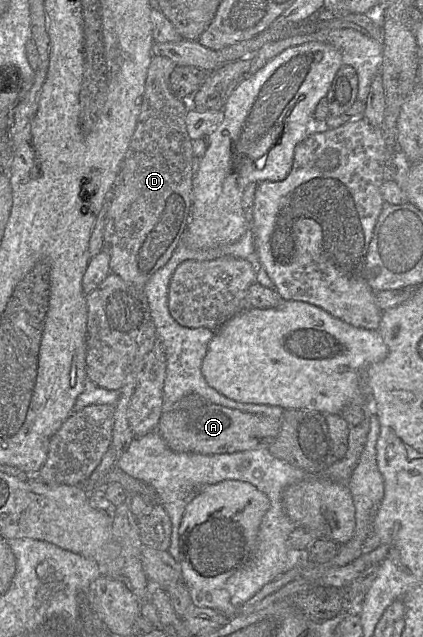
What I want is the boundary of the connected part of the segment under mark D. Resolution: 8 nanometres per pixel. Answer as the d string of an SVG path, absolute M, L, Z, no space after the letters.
M162 56L152 57L148 71L147 71L142 107L137 120L136 128L130 140L125 158L121 163L120 176L117 180L115 179L115 182L114 182L115 187L112 188L111 195L110 195L110 207L107 212L106 224L104 229L104 248L102 250L107 250L107 252L110 255L111 273L117 274L126 283L136 288L144 289L144 286L147 283L147 281L158 270L160 270L168 263L174 251L181 243L181 237L187 227L187 224L189 222L189 215L191 212L192 185L193 185L193 176L195 172L196 159L193 156L192 140L188 135L186 124L185 124L185 117L187 113L186 107L181 100L177 99L172 94L170 85L169 85L170 75L176 67L177 65L167 57L162 57Z

